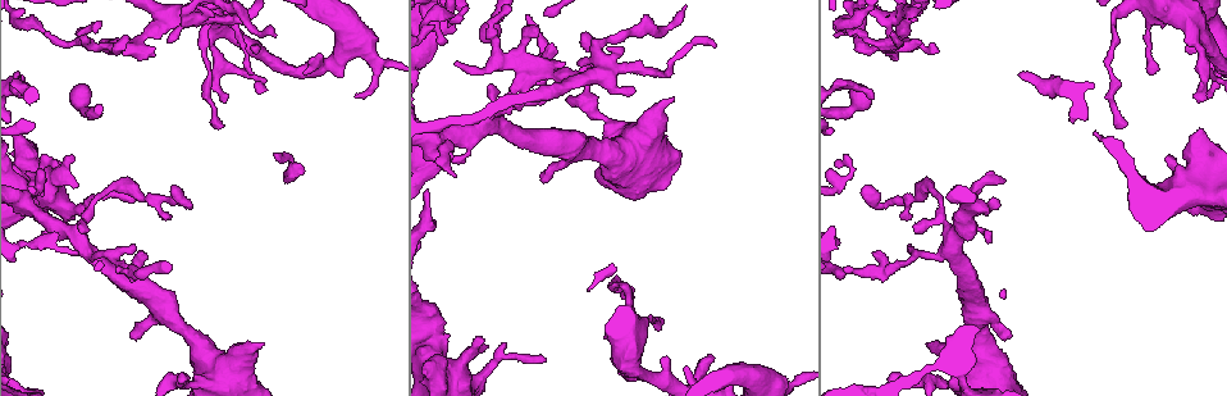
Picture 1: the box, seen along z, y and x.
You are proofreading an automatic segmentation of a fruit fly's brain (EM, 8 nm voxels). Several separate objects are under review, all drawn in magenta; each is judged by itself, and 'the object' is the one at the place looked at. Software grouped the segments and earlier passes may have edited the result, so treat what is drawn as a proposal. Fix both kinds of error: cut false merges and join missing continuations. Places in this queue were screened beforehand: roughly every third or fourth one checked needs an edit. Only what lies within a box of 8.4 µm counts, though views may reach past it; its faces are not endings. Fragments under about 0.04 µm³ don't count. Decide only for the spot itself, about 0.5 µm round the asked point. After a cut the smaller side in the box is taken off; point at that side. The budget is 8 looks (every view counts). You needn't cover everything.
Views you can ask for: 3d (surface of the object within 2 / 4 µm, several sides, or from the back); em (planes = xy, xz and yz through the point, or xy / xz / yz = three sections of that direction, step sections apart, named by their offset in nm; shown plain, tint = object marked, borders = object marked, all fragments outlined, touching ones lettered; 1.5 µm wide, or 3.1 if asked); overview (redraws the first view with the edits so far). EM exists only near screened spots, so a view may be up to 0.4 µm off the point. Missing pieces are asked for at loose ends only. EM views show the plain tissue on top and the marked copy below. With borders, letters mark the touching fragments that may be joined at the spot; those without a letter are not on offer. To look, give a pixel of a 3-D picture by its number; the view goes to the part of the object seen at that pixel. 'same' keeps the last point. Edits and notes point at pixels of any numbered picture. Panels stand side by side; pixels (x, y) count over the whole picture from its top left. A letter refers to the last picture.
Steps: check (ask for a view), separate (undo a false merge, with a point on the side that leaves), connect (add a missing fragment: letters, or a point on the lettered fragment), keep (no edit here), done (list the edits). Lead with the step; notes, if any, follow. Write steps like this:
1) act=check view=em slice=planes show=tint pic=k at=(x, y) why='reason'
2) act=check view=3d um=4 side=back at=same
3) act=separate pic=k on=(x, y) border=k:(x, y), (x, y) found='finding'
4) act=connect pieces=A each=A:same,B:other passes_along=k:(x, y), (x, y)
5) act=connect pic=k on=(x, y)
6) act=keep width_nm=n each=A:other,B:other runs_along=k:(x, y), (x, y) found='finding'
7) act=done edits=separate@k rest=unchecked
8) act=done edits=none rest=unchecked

act=check view=3d um=2 pic=1 at=(534, 28) why='free end'

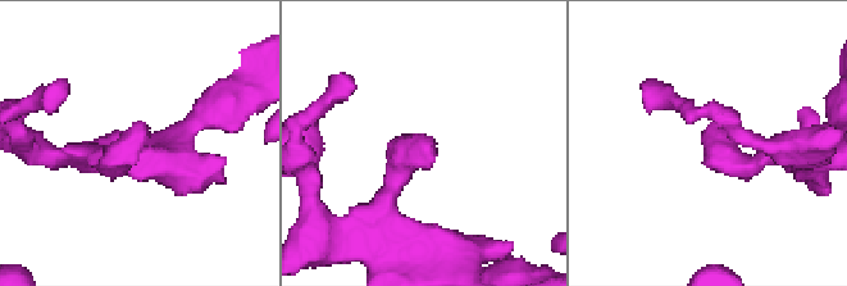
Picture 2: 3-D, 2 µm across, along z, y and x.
act=check view=em slice=xy step=4 show=tint pic=2 at=(427, 143)

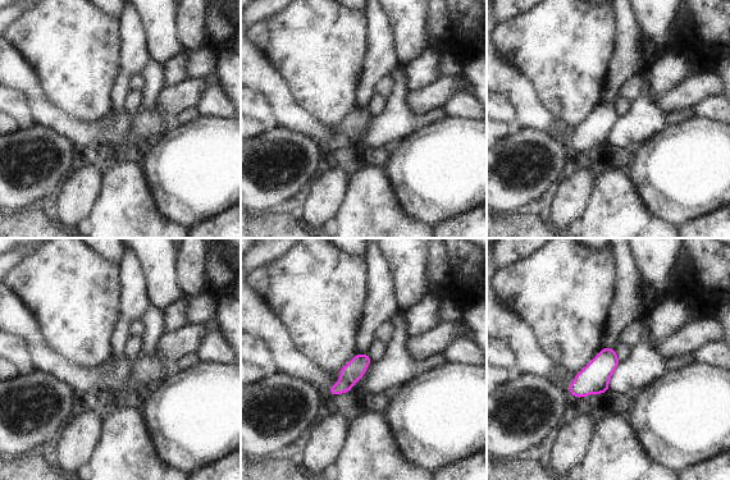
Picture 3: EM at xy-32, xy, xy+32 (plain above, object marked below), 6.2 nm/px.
act=check view=em slice=xy step=4 show=borders at=same

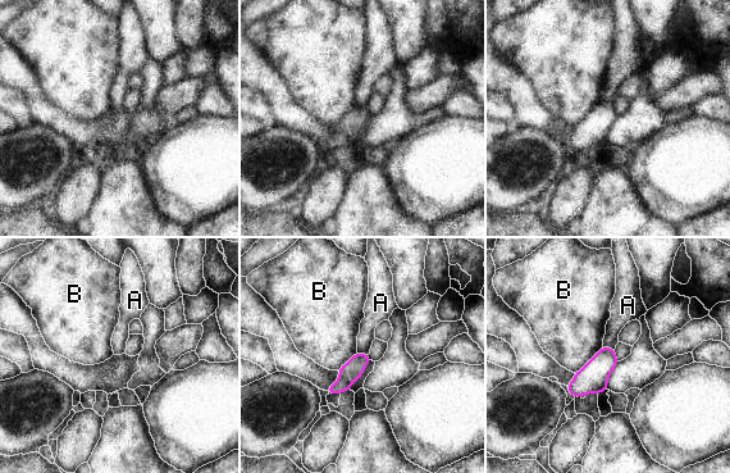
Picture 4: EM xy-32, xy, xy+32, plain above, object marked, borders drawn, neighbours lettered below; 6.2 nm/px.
act=keep longest_contact=B:260nm each=A:other,B:other found='none of them fits'

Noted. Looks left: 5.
act=check view=3d um=2 pic=1 at=(527, 17) why='thin end'

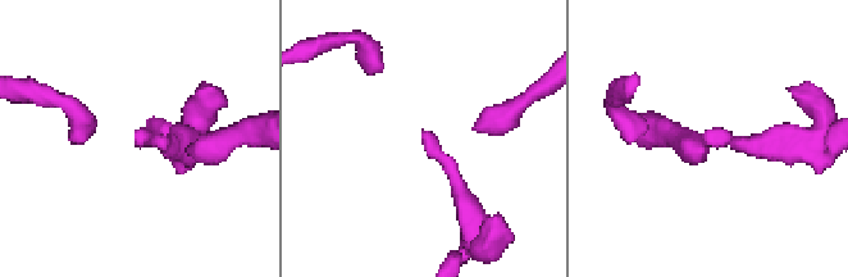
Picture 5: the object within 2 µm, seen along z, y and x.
act=check view=em slice=yz step=4 show=borders pic=5 at=(706, 140)

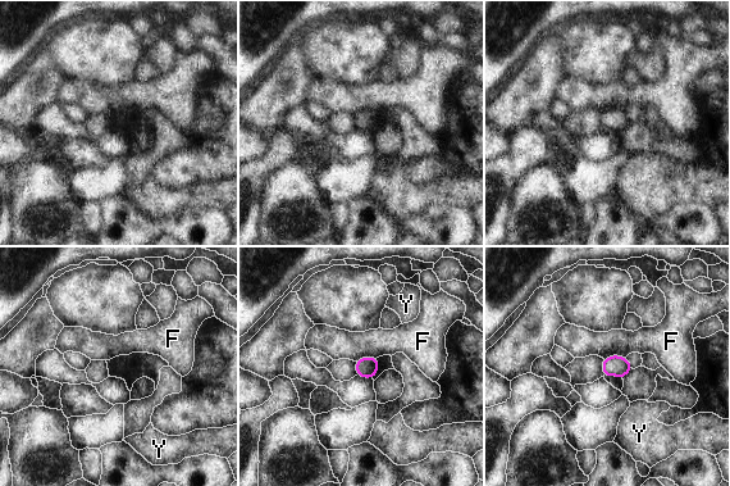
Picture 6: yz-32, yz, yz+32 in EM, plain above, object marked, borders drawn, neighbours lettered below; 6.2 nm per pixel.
act=keep longest_contact=F:140nm each=F:other,Y:other border=6:(625, 357), (608, 355), (603, 359) found='no lettered fragment goes on from it'

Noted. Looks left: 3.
act=check view=3d um=2 pic=1 at=(168, 217) why='an open end'

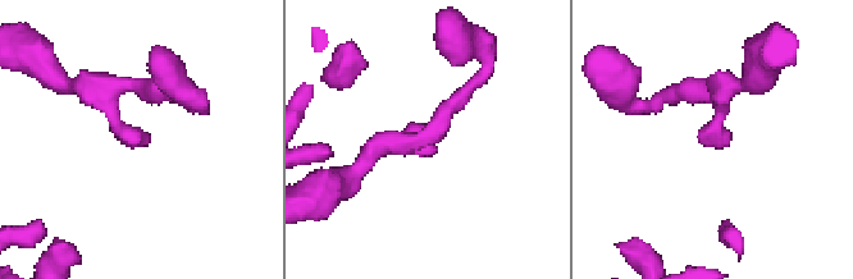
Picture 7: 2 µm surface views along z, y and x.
act=check view=em slice=planes show=borders pic=7 at=(147, 144) why='need the tissue'

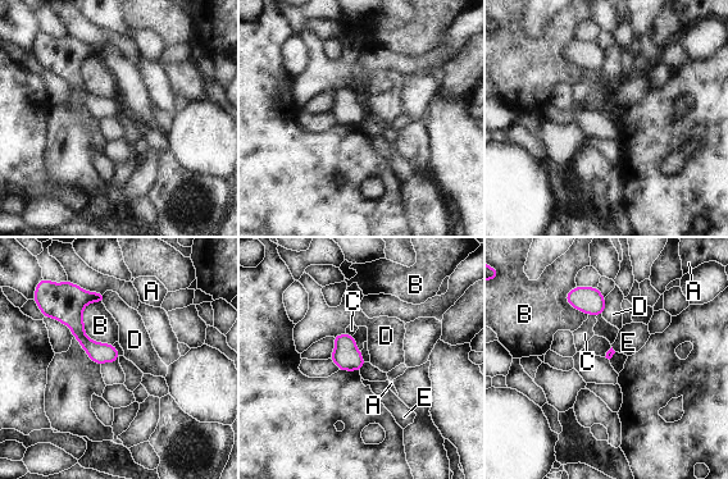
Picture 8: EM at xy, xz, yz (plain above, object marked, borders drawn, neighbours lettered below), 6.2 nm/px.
act=keep each=A:other,B:other,C:other,D:other,E:other border=8:(605, 297), (605, 310), (601, 314) found='no lettered fragment goes on from it'

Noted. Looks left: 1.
act=done edits=none rest=unchecked

